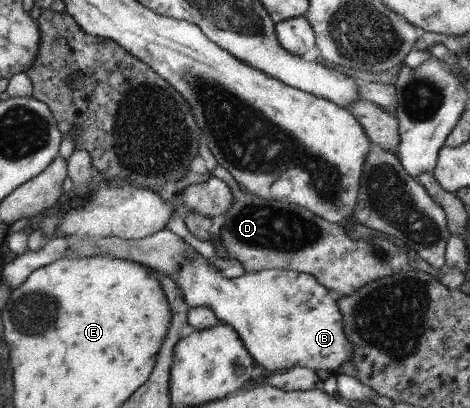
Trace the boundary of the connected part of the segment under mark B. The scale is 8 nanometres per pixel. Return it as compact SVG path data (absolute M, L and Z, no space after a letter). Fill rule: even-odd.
M200 254L196 259L184 261L175 283L190 308L210 307L221 323L234 326L257 365L262 365L270 373L303 367L314 371L326 370L333 377L334 374L344 373L341 365L352 362L352 357L355 356L356 349L352 349L352 343L348 341L339 302L328 287L316 281L312 274L271 269L228 279L214 265L210 265L209 259Z

